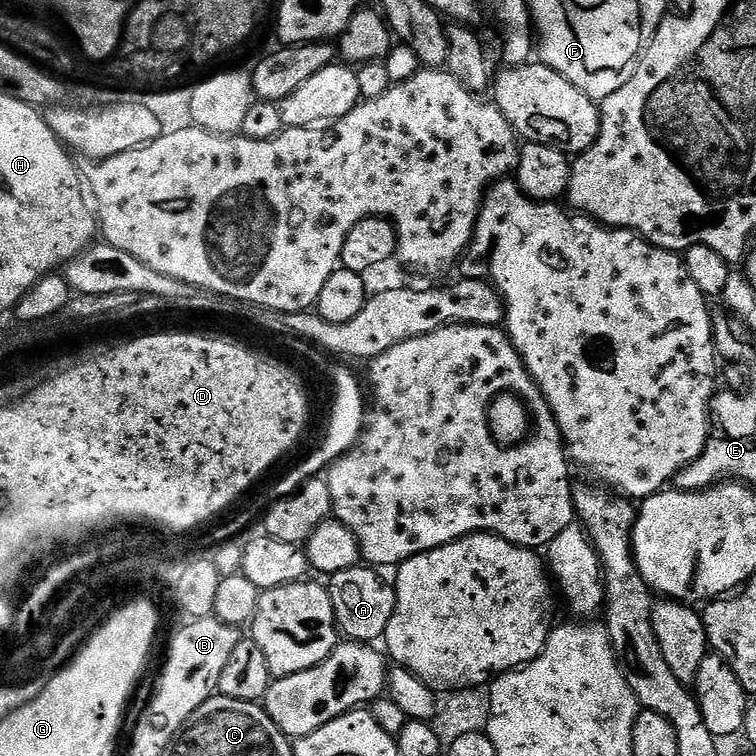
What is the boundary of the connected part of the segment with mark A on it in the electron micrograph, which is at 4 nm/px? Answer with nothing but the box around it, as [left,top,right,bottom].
[326,566,396,645]

